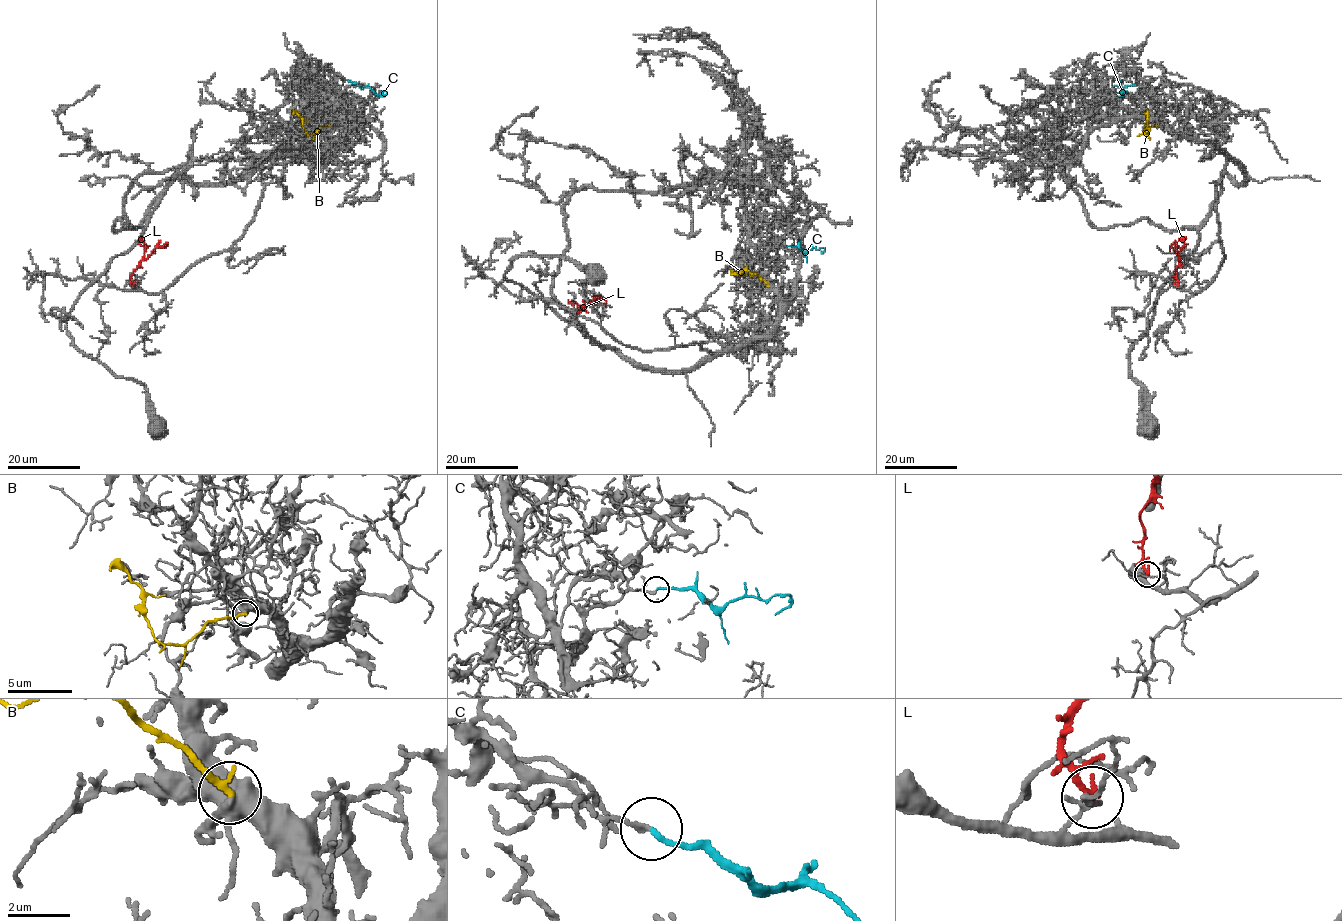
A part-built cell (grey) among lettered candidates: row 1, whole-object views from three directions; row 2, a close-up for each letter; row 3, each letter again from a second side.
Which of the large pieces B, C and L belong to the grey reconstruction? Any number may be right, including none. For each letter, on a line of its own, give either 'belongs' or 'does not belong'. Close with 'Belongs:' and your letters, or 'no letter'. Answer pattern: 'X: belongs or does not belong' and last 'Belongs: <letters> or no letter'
B: does not belong
C: belongs
L: does not belong
Belongs: C

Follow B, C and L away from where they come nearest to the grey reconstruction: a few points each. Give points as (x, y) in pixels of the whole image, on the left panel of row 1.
B: (330, 125), (307, 133), (302, 119), (293, 114)
C: (348, 80), (384, 95), (385, 92), (382, 92)
L: (134, 286), (130, 276), (138, 264), (157, 246), (168, 244), (165, 247)

